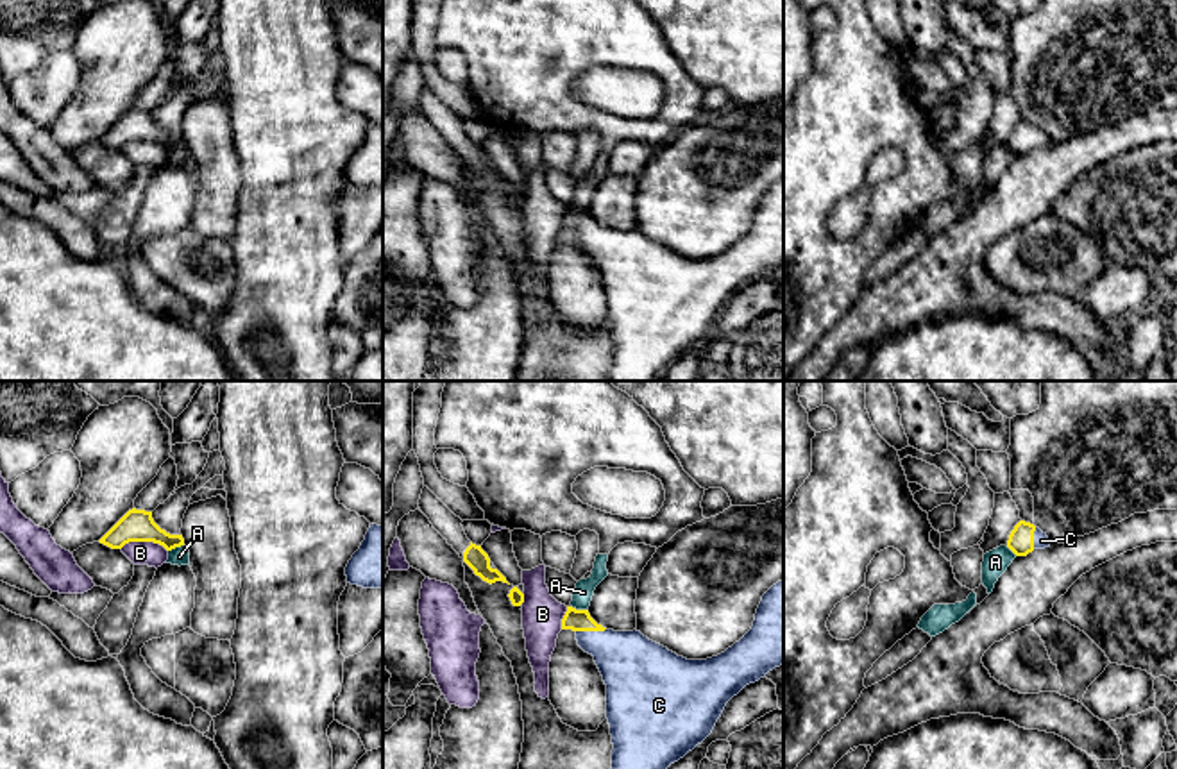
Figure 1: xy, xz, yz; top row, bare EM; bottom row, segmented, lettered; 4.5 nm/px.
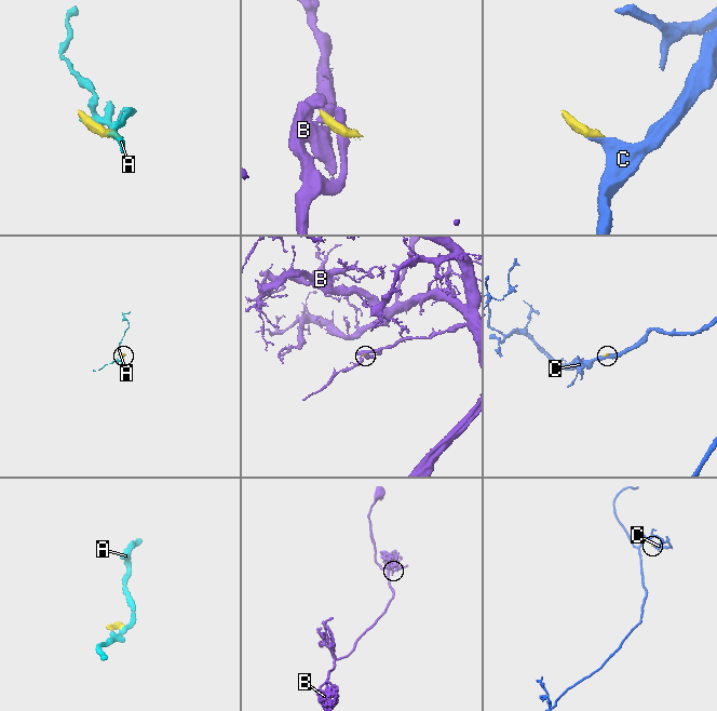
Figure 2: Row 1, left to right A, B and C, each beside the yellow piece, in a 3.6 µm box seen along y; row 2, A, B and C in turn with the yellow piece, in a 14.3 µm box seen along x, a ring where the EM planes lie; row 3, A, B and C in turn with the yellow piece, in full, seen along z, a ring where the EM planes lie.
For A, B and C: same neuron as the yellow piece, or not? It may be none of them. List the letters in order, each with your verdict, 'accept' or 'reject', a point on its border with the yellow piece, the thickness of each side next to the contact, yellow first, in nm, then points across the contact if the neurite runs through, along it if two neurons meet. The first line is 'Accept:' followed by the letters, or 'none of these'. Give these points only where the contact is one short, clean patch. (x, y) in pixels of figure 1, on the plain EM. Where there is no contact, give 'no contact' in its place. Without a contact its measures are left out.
Accept: C
A: reject; contact xz (580, 210); calibres 100 and 90 nm; border xz (571, 204), (587, 210)
B: reject; contact xy (143, 140); calibres 140 and 110 nm; border xy (120, 147), (129, 142), (158, 142), (167, 151)
C: accept; contact xz (591, 229); calibres 100 and 280 nm

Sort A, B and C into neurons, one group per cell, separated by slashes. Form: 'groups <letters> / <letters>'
groups A / B / C

